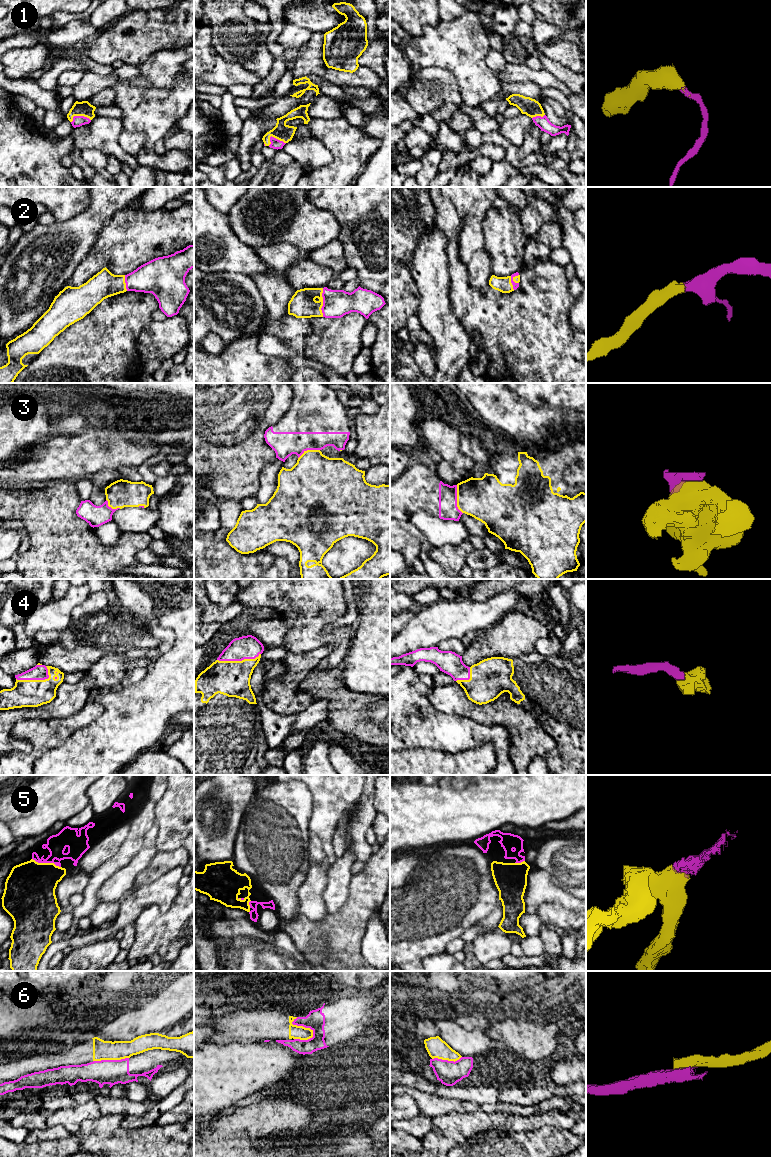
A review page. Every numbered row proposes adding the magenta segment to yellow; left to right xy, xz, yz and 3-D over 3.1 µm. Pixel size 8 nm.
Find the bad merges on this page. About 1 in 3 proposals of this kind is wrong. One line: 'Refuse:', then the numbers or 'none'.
Refuse: 6

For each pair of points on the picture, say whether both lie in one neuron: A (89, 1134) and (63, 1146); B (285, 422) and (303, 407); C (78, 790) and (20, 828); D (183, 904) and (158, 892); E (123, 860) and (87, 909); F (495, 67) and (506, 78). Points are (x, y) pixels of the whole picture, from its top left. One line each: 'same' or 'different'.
A: same
B: same
C: same
D: different
E: same
F: different

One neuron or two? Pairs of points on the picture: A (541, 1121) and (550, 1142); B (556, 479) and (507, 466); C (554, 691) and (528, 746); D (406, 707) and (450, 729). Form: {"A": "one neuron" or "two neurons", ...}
{"A": "two neurons", "B": "one neuron", "C": "two neurons", "D": "one neuron"}

